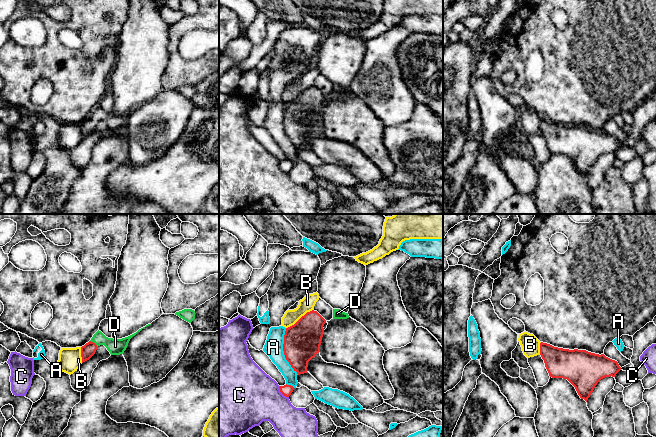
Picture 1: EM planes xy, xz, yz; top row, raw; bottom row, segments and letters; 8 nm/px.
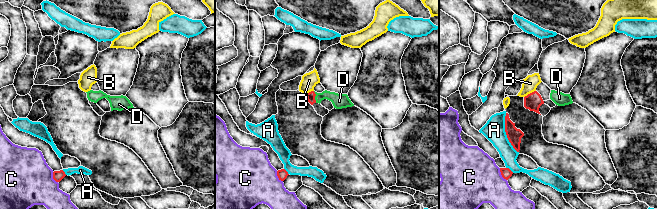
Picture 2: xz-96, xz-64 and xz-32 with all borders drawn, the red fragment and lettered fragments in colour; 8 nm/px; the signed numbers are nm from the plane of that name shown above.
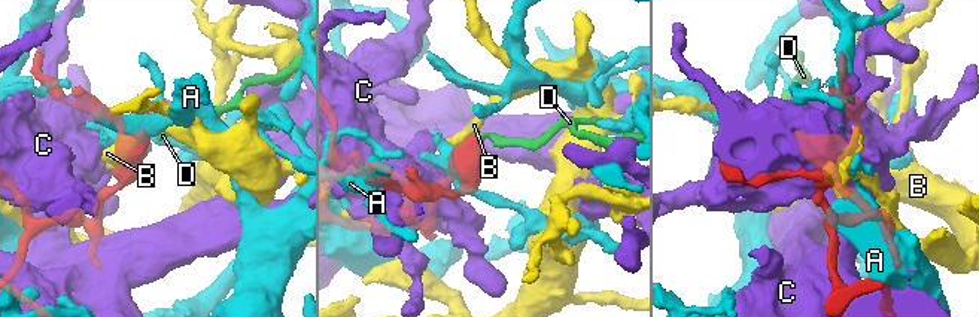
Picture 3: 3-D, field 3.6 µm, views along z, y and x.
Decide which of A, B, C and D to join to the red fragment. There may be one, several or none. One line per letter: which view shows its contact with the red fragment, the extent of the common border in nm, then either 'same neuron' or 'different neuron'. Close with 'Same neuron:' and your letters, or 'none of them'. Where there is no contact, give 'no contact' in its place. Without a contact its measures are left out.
A: xz | 400 nm | different neuron
B: xz | 280 nm | different neuron
C: xz | 120 nm | different neuron
D: xy | 80 nm | same neuron
Same neuron: D

